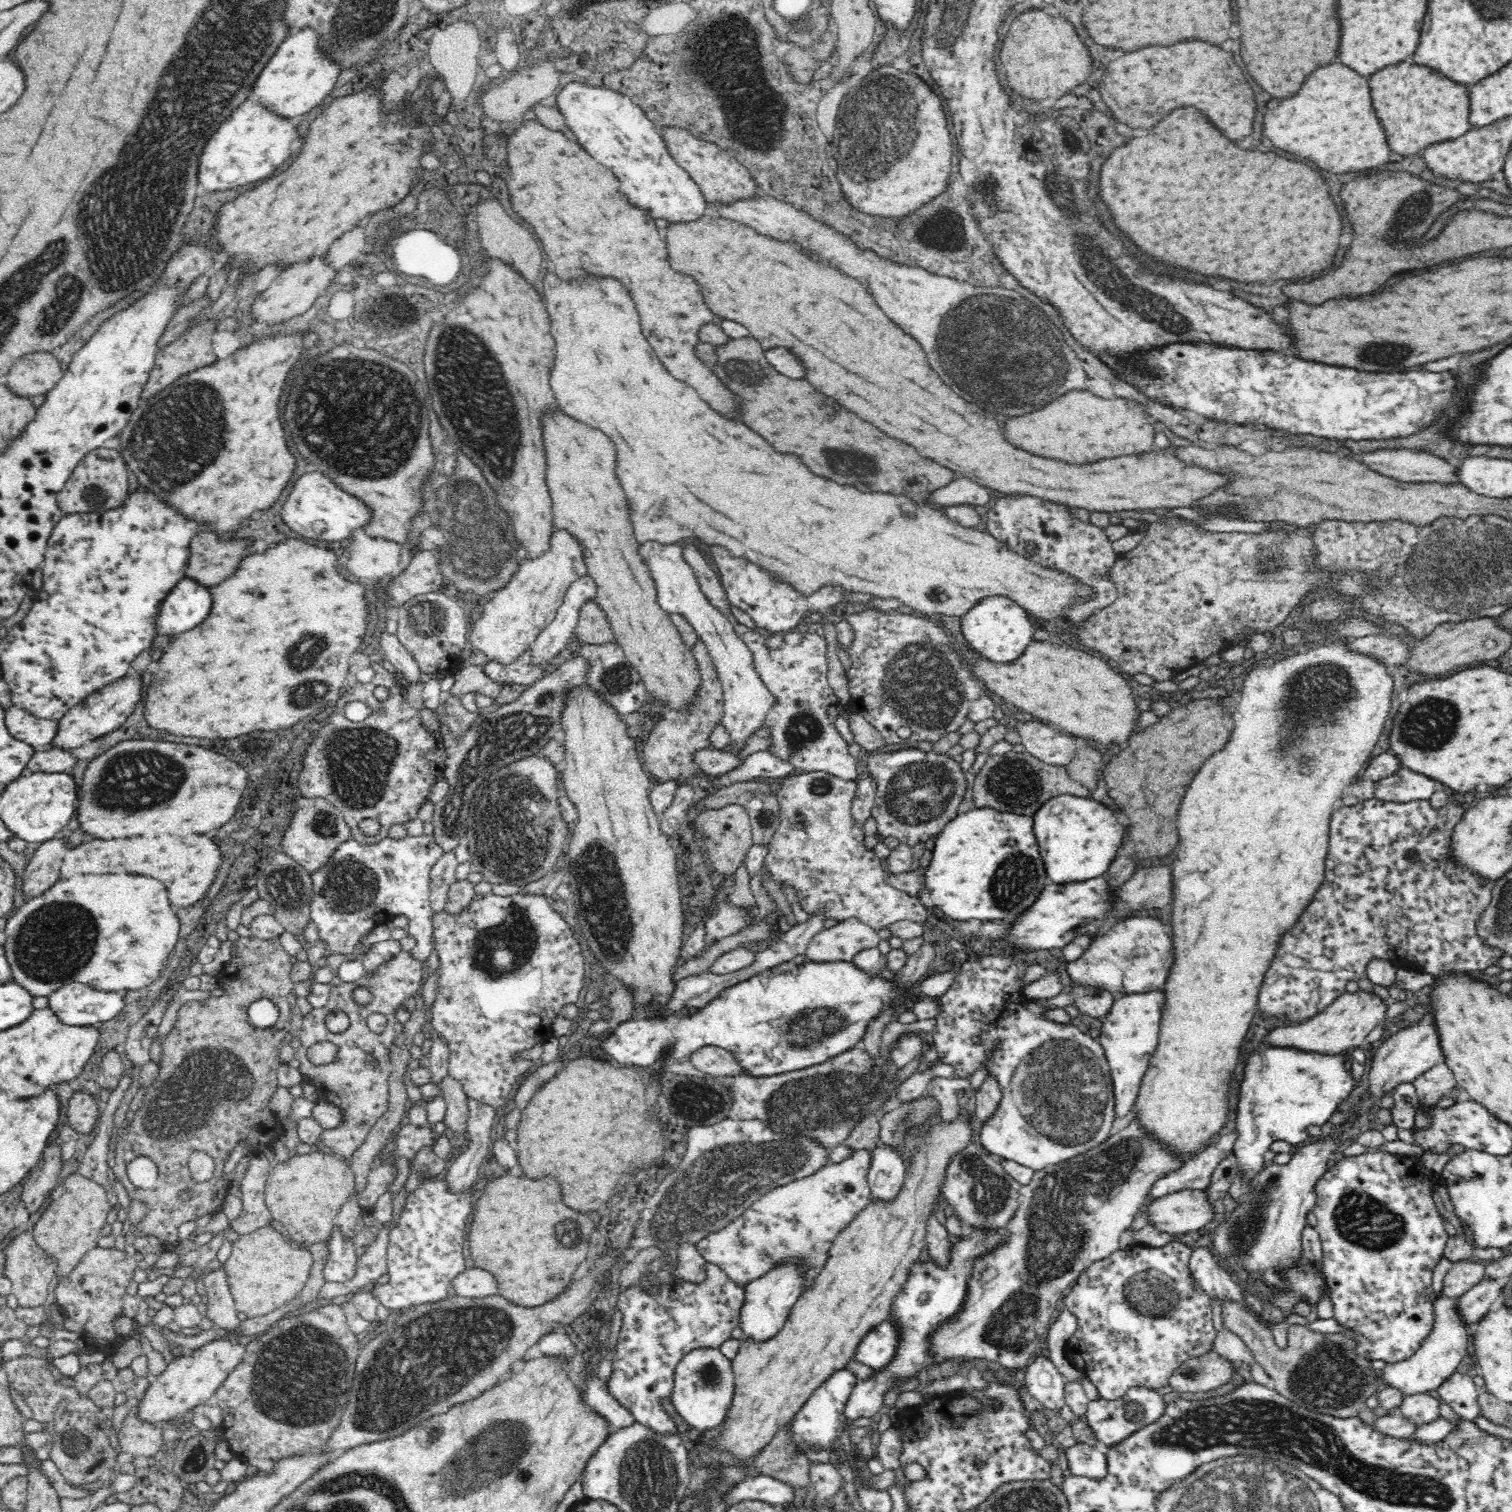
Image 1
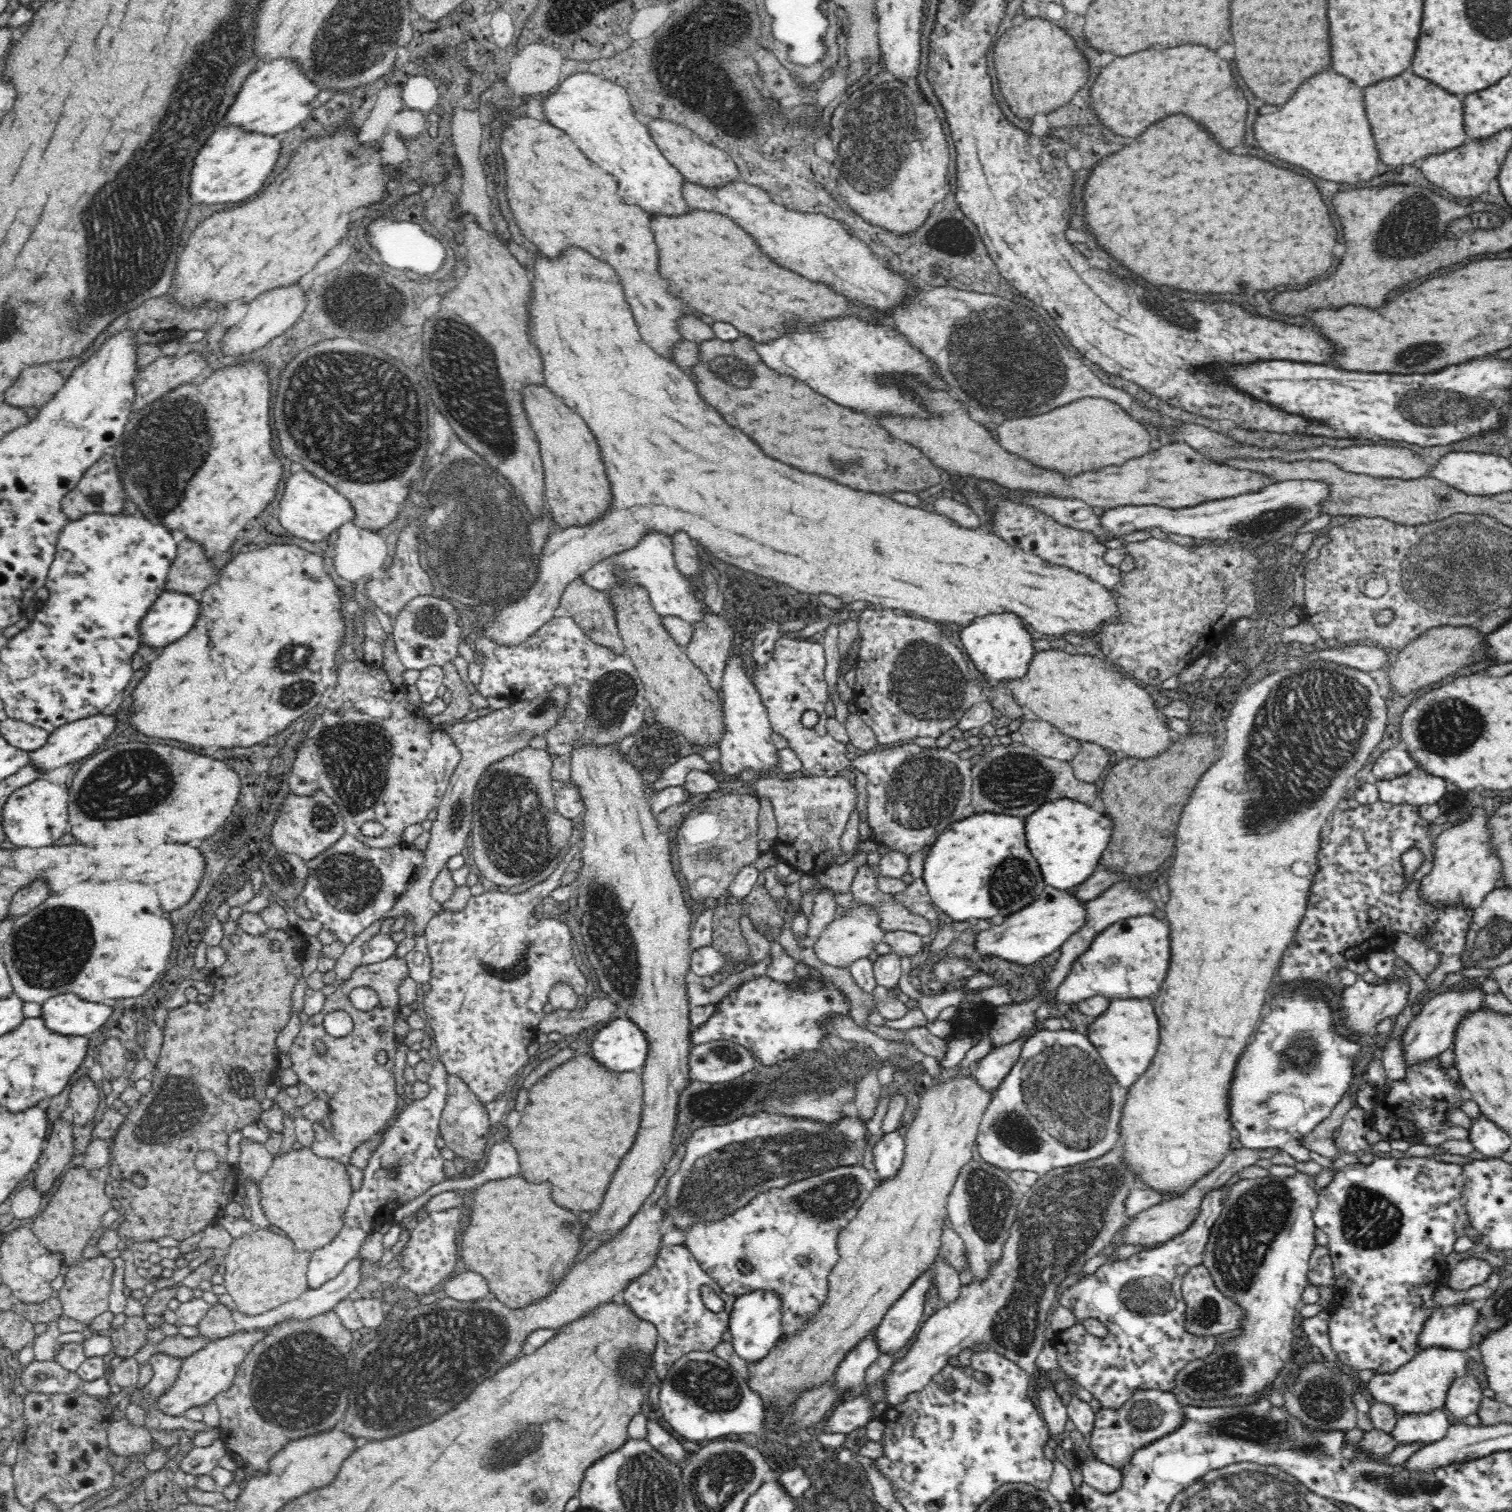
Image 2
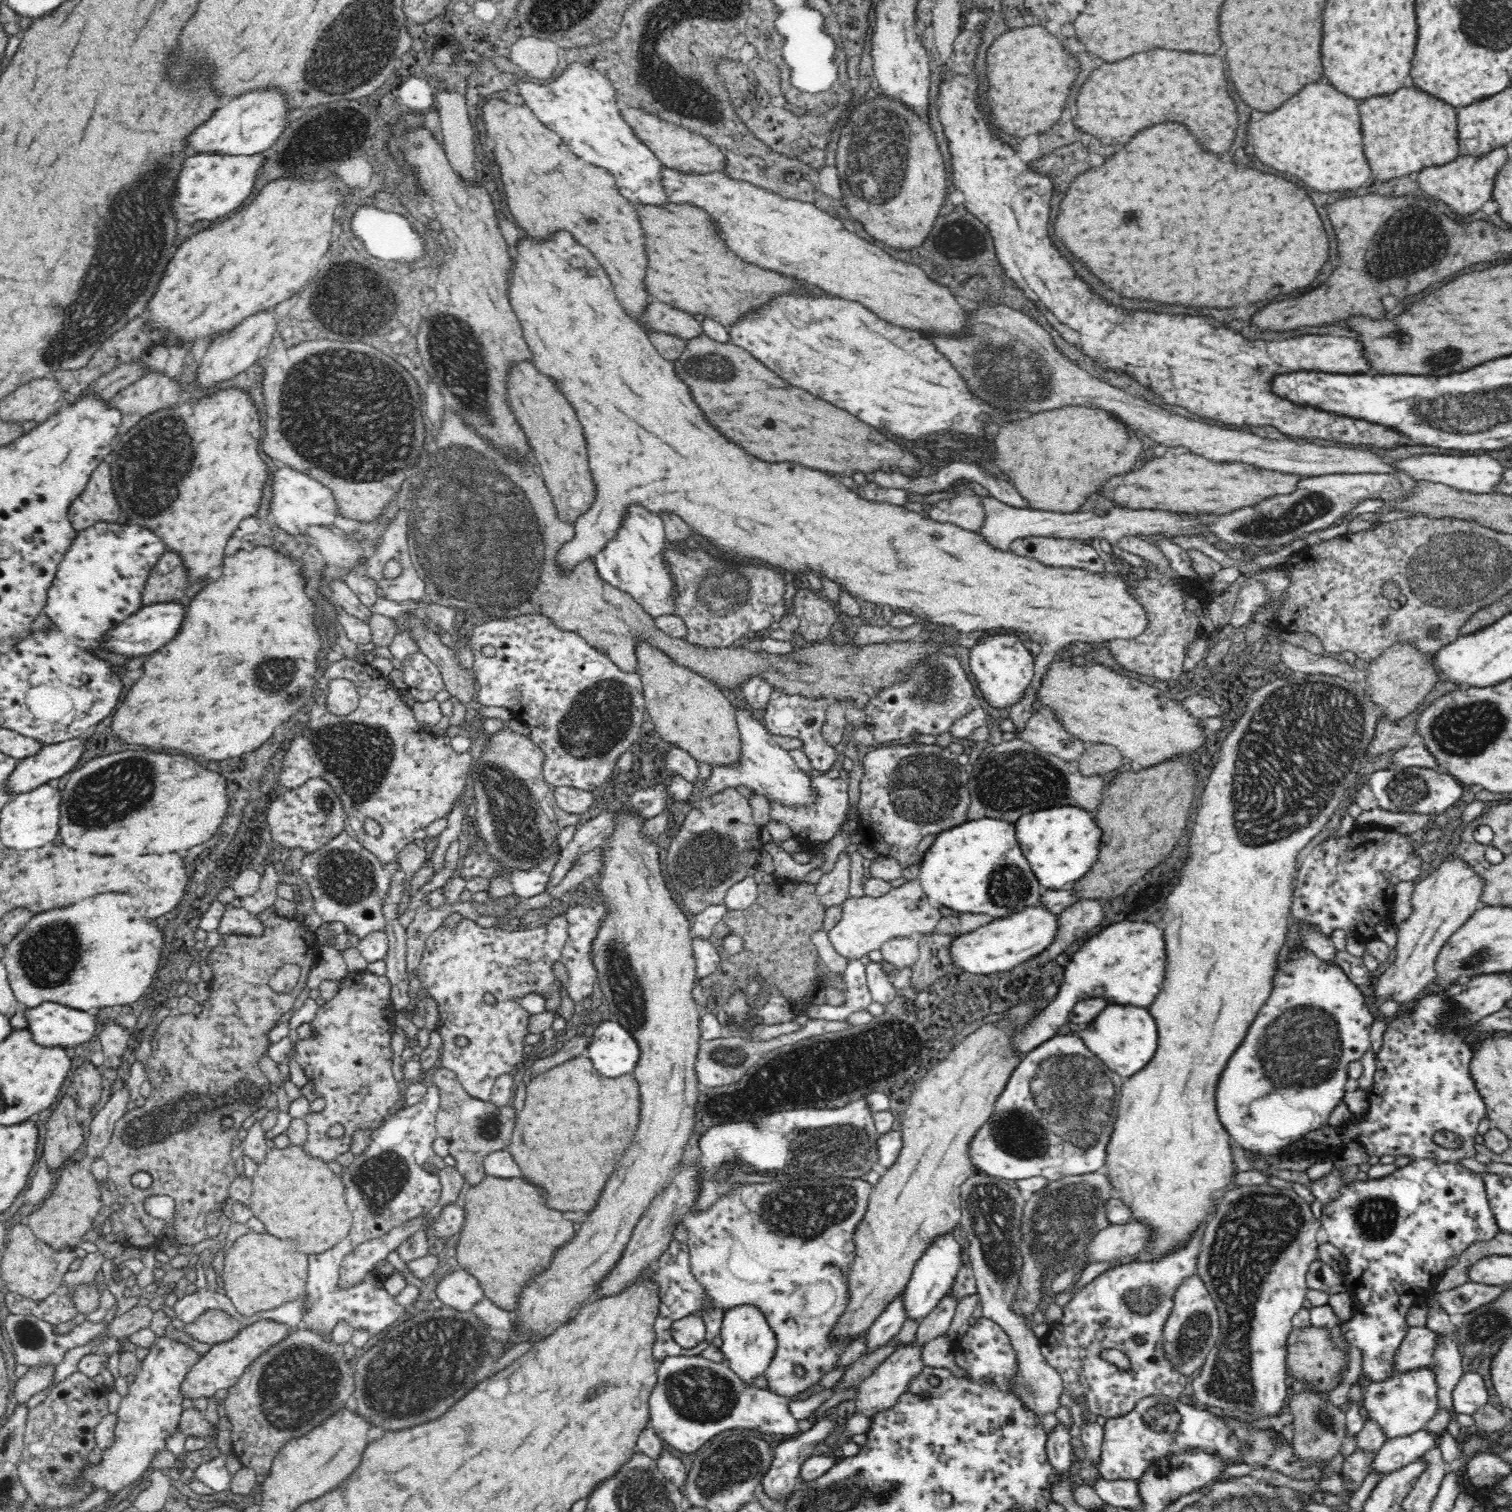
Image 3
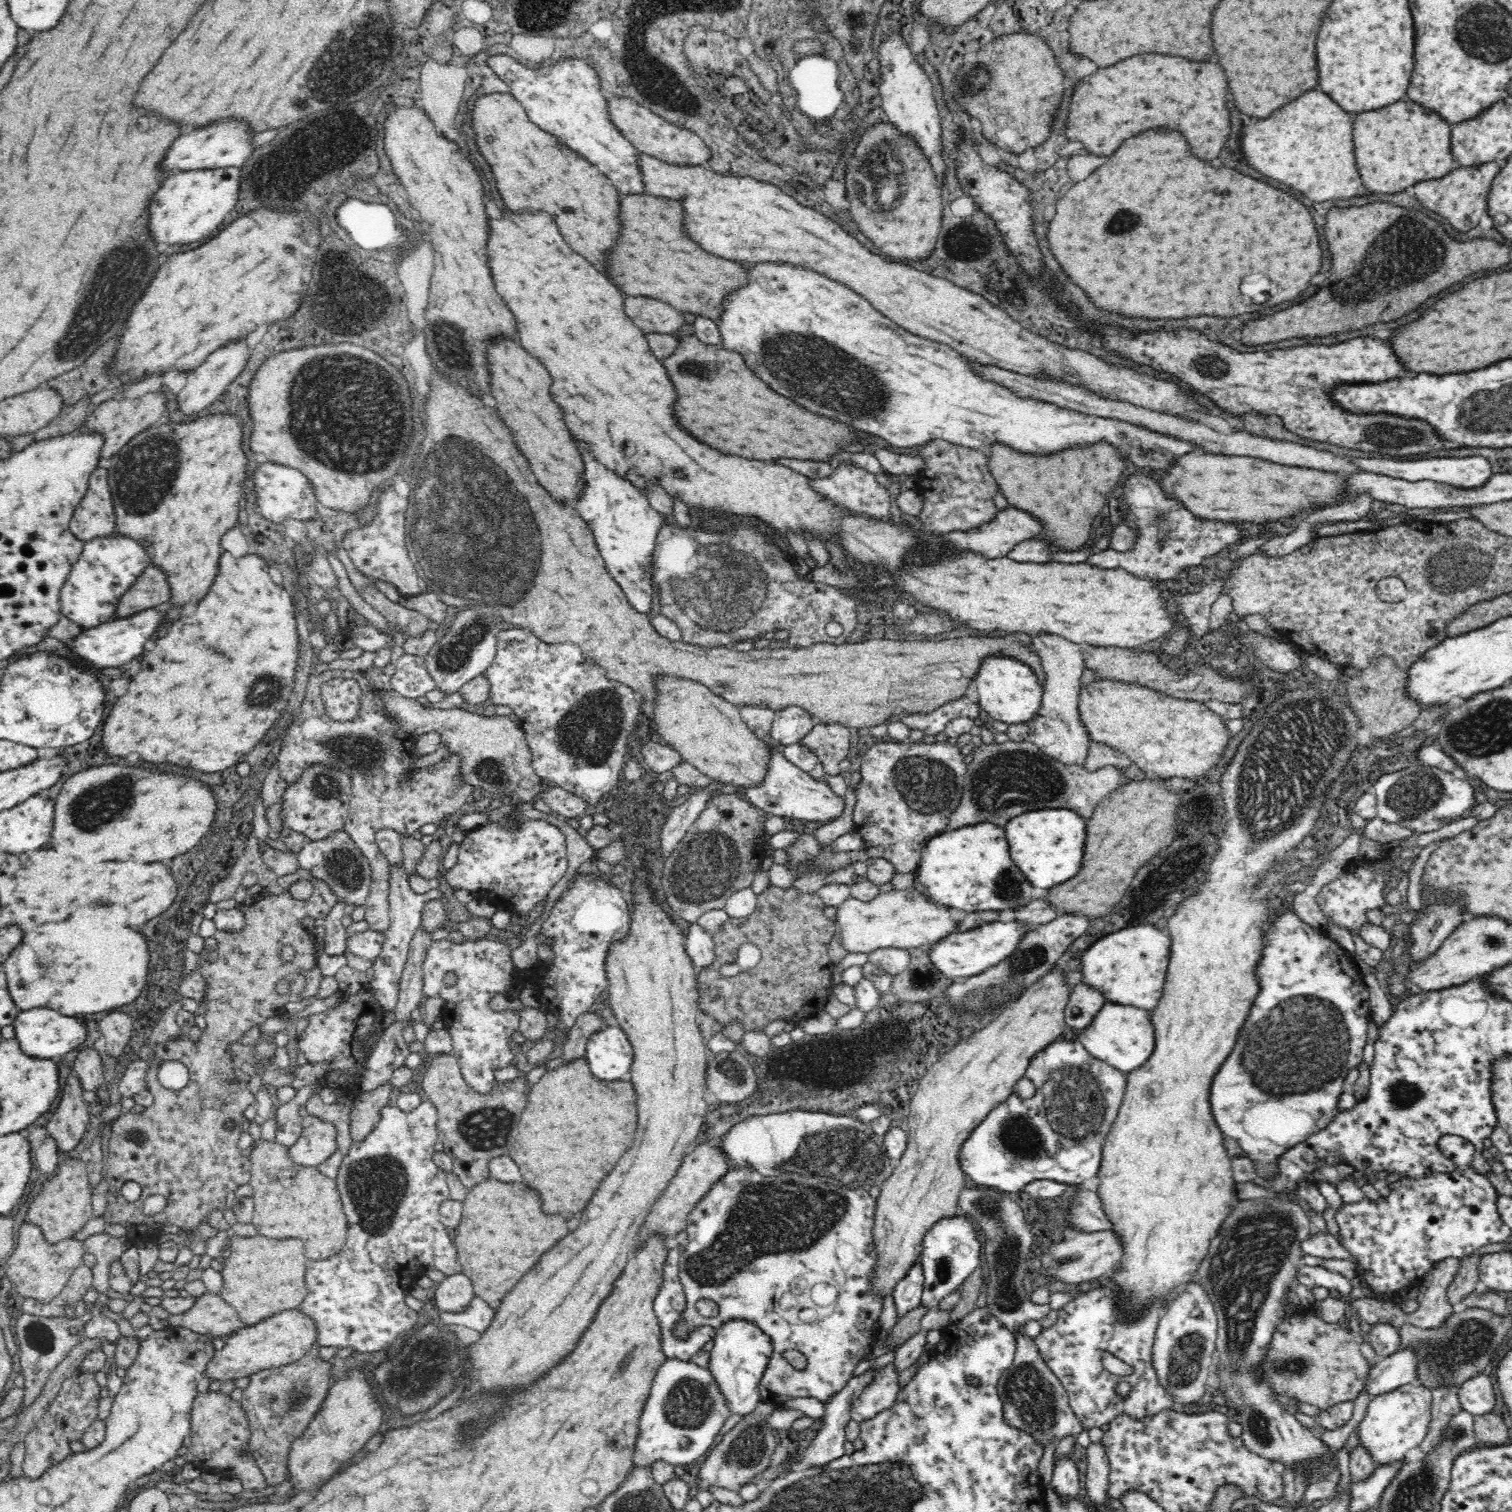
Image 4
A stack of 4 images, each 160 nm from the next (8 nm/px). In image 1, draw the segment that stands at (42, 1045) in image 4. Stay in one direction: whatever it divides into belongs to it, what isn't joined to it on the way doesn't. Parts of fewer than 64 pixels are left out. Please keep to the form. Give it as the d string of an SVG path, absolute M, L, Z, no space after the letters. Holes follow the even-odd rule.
M80 982L64 984L48 996L49 1008L65 1024L92 1026L108 1021L124 1009L123 992L105 992Z

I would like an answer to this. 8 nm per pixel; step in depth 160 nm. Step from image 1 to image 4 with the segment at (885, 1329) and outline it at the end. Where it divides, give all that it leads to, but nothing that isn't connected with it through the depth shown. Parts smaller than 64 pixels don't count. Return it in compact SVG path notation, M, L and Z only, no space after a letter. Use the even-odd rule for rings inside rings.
M965 1215L946 1218L934 1224L923 1237L923 1252L920 1266L923 1274L921 1307L930 1311L937 1309L942 1298L954 1293L958 1287L966 1285L968 1276L976 1270L981 1261L979 1240Z

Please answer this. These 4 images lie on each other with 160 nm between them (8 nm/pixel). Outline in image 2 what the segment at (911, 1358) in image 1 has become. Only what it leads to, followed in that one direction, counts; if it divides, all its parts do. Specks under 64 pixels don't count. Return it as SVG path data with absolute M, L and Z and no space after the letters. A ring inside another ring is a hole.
M860 1394L852 1400L839 1402L833 1407L822 1432L847 1434L863 1428L874 1419L874 1404L870 1396Z

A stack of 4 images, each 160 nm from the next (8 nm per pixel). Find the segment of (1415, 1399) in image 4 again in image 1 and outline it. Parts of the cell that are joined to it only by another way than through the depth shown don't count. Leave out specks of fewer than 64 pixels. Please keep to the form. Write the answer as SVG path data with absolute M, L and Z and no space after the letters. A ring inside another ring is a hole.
M1440 1292L1437 1293L1437 1297L1432 1301L1432 1304L1432 1328L1429 1330L1428 1336L1416 1349L1416 1352L1413 1352L1412 1356L1406 1357L1404 1360L1386 1363L1386 1366L1381 1370L1381 1380L1384 1384L1400 1389L1404 1395L1436 1390L1444 1379L1458 1370L1457 1366L1468 1352L1468 1338L1470 1338L1474 1326L1466 1323L1464 1315L1458 1309L1456 1300L1448 1298Z

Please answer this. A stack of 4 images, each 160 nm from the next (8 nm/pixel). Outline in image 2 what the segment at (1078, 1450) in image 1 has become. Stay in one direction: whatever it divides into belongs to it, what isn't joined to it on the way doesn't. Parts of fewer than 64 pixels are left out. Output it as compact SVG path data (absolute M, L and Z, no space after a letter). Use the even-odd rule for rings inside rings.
M1077 1454L1076 1463L1082 1478L1092 1488L1096 1488L1099 1492L1110 1494L1117 1488L1120 1488L1122 1482L1122 1474L1115 1466L1107 1464L1106 1461L1099 1460L1095 1455L1088 1456L1088 1458L1079 1458Z

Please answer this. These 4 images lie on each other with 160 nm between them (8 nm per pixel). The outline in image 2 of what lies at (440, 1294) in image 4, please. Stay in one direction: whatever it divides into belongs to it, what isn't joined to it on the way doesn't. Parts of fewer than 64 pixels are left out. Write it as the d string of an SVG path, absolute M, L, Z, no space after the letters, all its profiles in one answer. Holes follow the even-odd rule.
M463 1272L454 1275L444 1284L441 1295L456 1300L473 1301L476 1299L488 1298L490 1288L484 1276L476 1272Z

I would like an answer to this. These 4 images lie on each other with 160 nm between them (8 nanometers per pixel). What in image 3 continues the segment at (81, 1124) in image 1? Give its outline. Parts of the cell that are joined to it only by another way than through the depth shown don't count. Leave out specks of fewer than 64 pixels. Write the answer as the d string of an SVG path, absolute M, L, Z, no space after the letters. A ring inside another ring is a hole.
M86 1060L76 1071L73 1072L71 1082L76 1088L75 1103L78 1108L93 1108L100 1100L102 1094L102 1074L96 1066Z

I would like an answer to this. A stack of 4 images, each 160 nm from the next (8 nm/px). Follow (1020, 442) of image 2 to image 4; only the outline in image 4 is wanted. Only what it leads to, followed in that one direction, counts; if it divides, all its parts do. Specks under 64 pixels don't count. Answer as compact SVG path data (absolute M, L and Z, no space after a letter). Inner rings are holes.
M1098 440L1086 446L1070 445L1052 454L1018 451L1008 443L996 441L991 445L987 467L1011 507L1028 510L1044 520L1050 538L1074 542L1058 544L1072 551L1080 544L1088 544L1084 540L1090 536L1090 522L1100 512L1106 494L1122 478L1126 462L1118 458L1116 446L1108 440Z

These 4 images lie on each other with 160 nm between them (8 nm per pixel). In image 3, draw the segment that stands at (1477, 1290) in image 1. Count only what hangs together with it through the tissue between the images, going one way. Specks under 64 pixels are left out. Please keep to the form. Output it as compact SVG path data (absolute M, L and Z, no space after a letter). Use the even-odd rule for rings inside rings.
M1426 1325L1410 1327L1396 1352L1396 1372L1401 1373L1422 1365L1430 1365L1434 1352L1440 1346L1438 1343L1440 1337L1442 1337L1440 1331L1434 1331Z

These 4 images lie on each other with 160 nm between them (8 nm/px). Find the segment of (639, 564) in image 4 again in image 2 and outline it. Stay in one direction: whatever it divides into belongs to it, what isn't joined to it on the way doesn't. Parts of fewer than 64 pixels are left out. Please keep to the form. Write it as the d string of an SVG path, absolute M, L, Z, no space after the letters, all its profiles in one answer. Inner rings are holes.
M653 533L645 537L639 546L610 556L610 558L592 566L580 578L580 582L586 587L591 588L591 590L604 591L612 583L620 581L612 573L614 568L625 568L627 570L627 580L631 580L630 583L644 585L648 589L654 609L663 617L668 615L678 616L682 620L694 625L702 622L710 613L708 607L702 601L701 590L699 590L694 581L684 576L678 569L675 562L673 541L666 535Z

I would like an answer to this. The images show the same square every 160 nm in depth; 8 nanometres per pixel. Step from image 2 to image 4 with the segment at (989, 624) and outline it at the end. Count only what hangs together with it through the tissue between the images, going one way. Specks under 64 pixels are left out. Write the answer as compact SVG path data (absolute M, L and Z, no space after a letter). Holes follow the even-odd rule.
M985 656L975 675L979 696L978 705L988 714L989 719L999 720L1011 724L1030 722L1041 703L1043 686L1038 683L1034 670L1010 656Z

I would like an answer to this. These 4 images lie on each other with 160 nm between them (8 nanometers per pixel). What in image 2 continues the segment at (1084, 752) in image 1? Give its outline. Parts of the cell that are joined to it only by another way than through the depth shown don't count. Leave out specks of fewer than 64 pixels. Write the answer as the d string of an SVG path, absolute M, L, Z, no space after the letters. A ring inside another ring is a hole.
M1081 741L1078 754L1070 761L1074 777L1082 783L1094 784L1108 764L1111 752L1094 742Z

